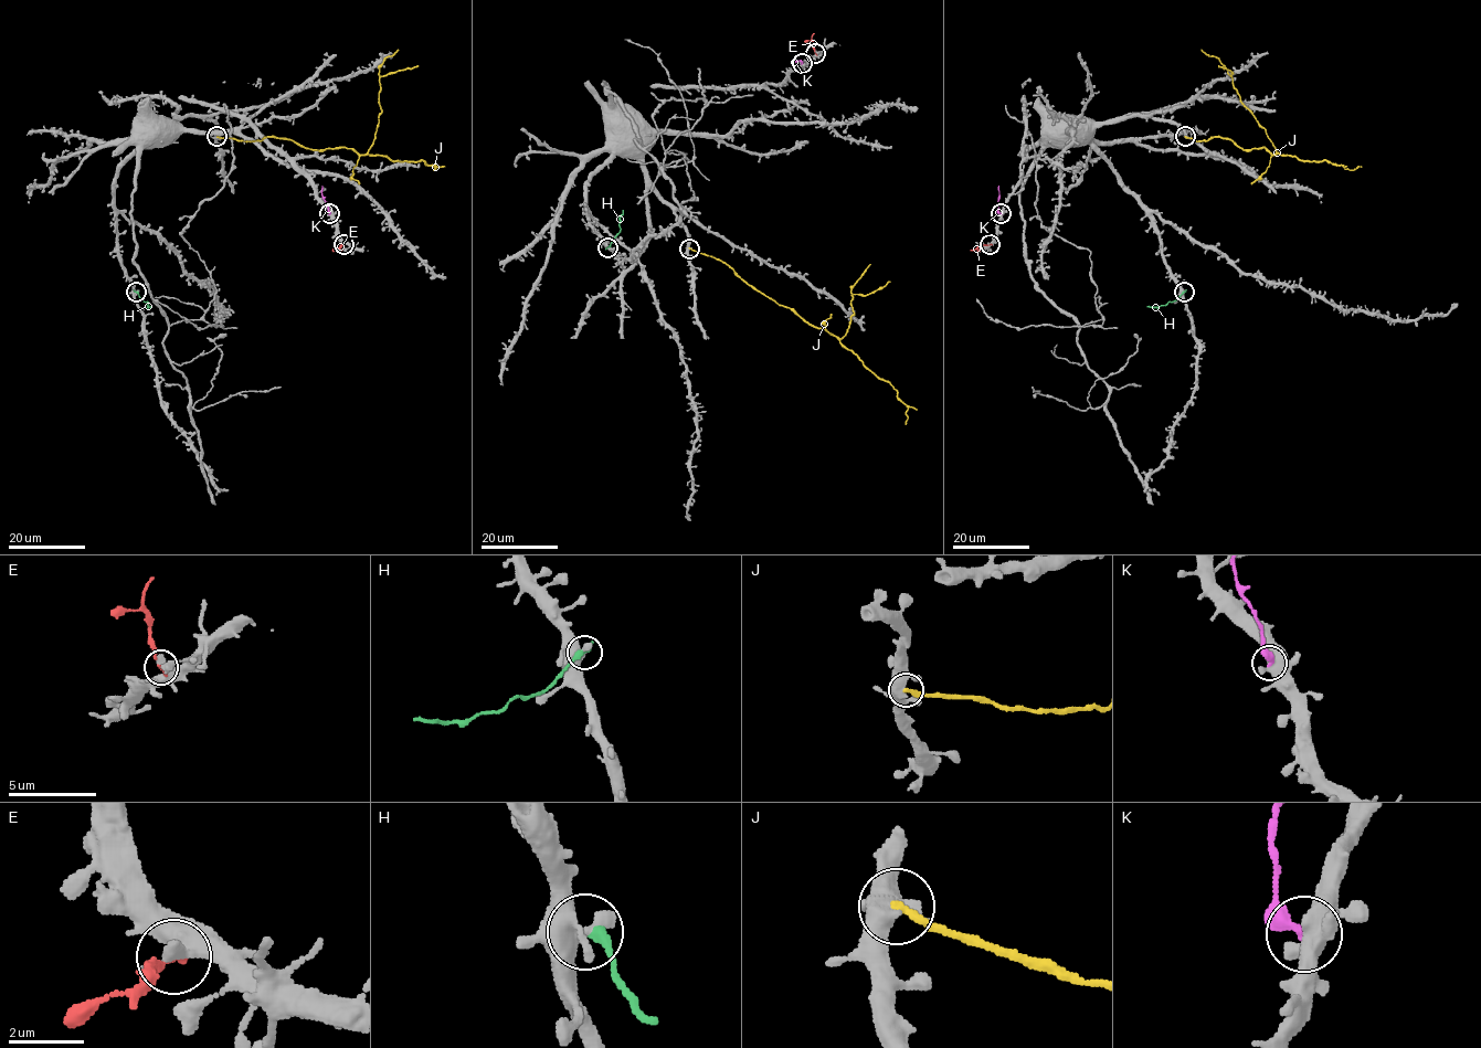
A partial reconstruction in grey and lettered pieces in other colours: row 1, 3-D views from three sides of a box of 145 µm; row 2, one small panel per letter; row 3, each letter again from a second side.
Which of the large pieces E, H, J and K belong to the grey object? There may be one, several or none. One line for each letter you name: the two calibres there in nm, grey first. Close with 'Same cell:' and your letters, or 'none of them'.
Same cell: none of them

